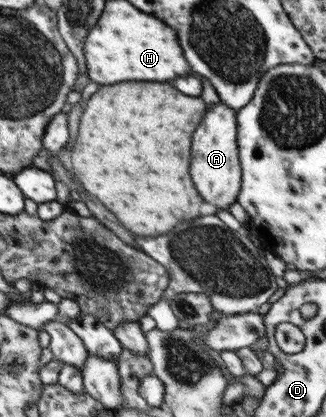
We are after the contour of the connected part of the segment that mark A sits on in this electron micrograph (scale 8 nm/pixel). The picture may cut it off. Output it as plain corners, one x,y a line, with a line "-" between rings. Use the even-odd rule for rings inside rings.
218,102
207,108
207,121
199,125
195,145
191,145
191,181
195,181
195,189
203,193
203,201
216,209
227,209
239,193
241,171
236,137
236,111

